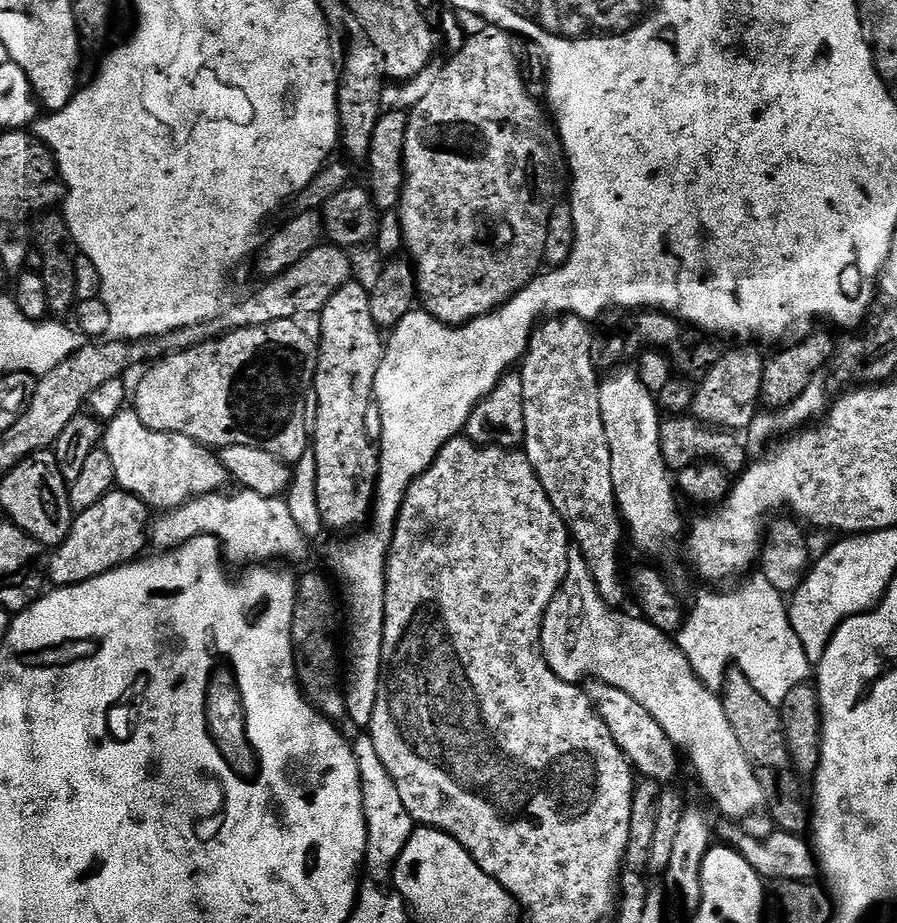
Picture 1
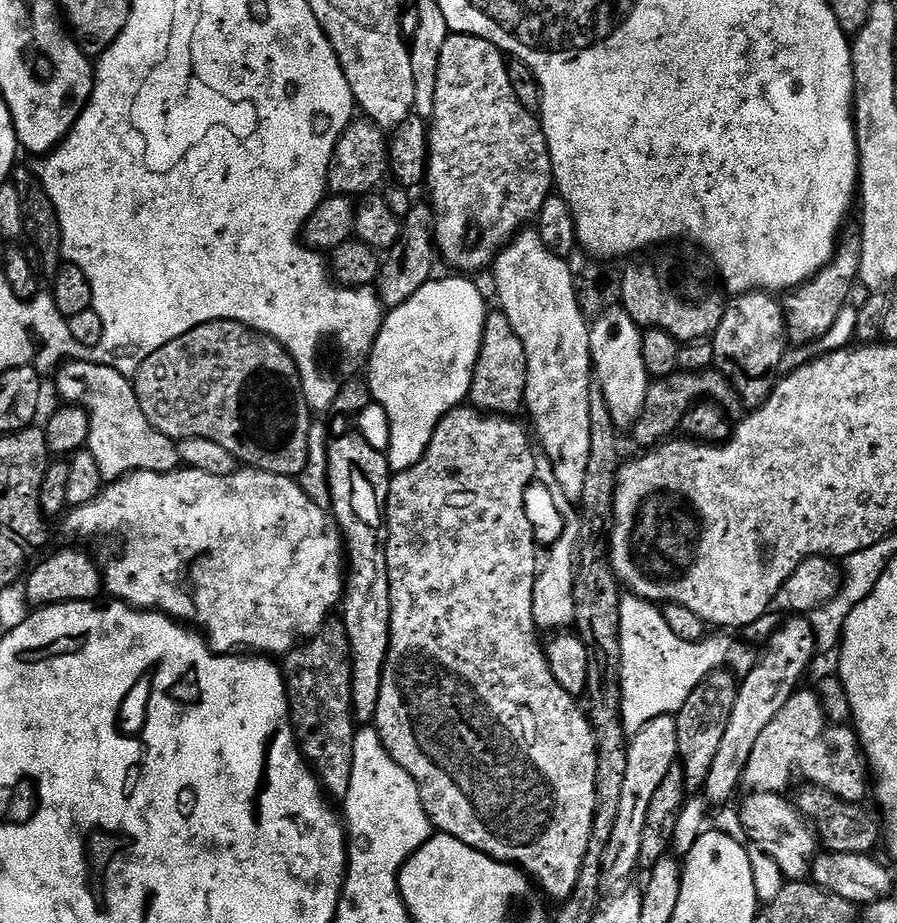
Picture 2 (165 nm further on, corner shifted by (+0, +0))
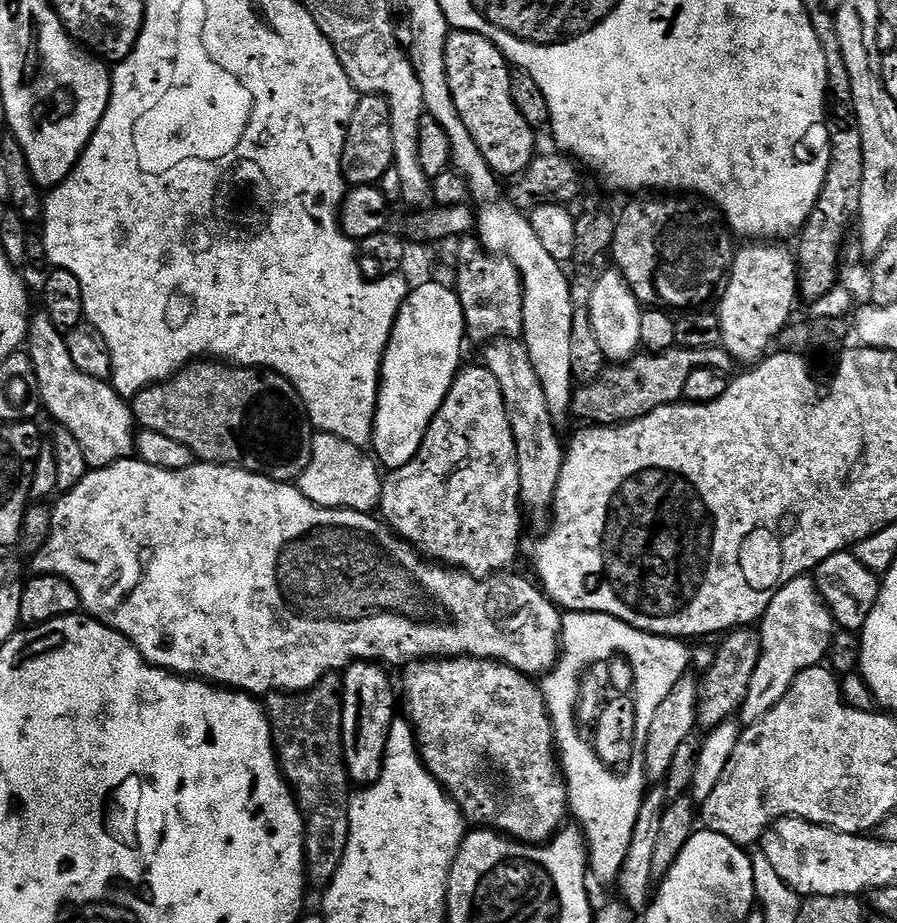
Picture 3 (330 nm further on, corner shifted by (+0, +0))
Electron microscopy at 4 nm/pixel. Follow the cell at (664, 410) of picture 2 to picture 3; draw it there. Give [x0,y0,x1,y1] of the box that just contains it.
[572,347,734,426]

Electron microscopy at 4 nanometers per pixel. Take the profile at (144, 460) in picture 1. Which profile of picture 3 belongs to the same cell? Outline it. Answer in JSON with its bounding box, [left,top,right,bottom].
[26,310,138,469]

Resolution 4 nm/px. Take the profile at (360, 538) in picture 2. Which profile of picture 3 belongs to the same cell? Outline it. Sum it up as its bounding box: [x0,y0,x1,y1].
[342,660,398,786]

